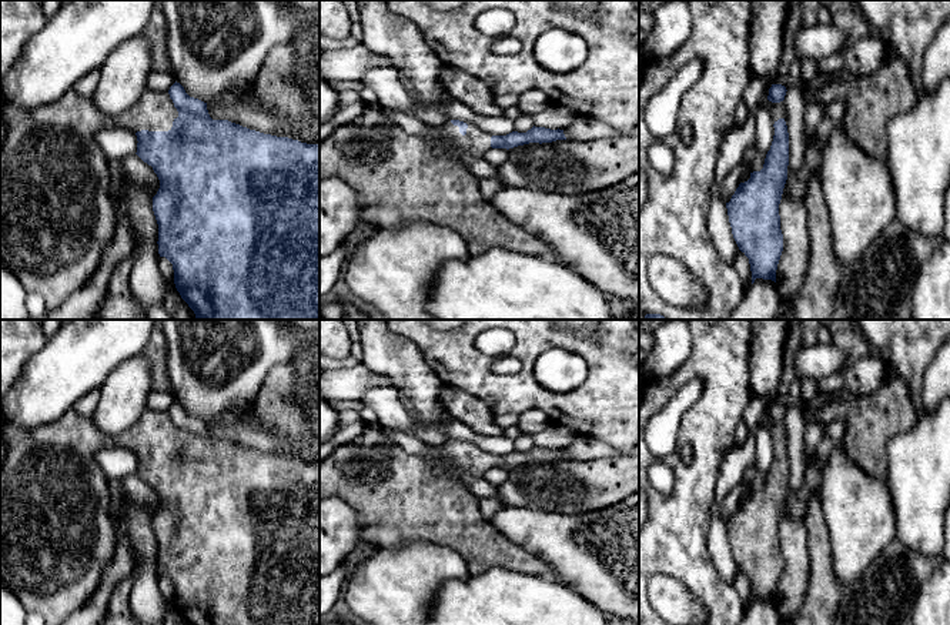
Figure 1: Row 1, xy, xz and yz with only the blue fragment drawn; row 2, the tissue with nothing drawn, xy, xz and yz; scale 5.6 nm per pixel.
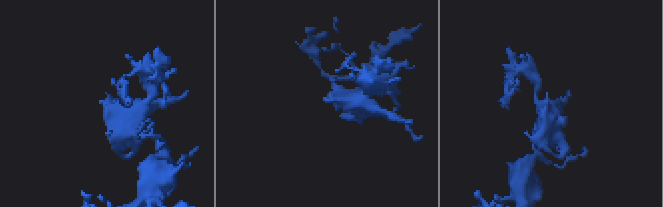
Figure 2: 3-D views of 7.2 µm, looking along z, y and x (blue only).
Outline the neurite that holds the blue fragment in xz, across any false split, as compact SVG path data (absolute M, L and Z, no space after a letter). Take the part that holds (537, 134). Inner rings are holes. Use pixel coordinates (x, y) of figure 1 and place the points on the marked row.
M372 107L352 124L337 127L320 141L320 181L331 177L345 181L361 197L362 221L378 228L394 230L408 221L435 223L456 231L465 240L469 255L479 255L498 247L512 253L555 258L545 243L509 221L491 201L482 198L479 178L461 163L459 154L484 157L491 148L509 150L529 143L566 140L563 130L533 126L526 133L492 136L459 120L446 121L438 128L441 138L451 146L448 156L436 156L427 138L408 134L379 107Z

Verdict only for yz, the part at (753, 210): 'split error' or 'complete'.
split error

